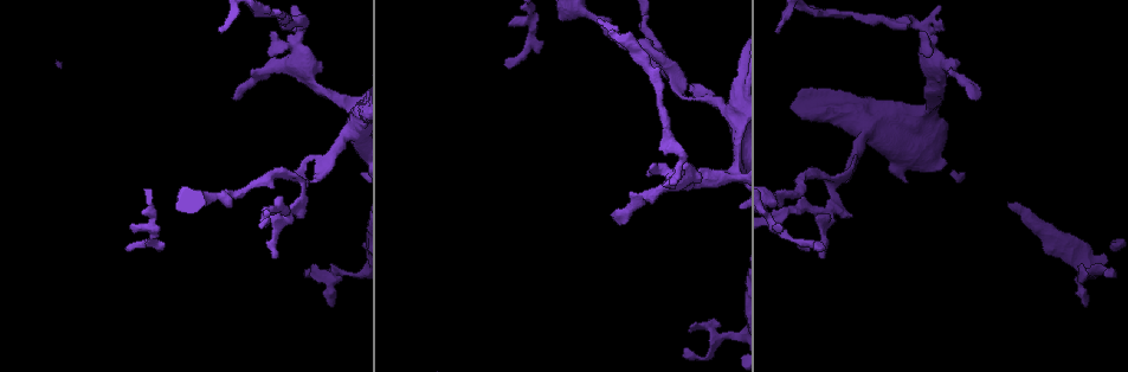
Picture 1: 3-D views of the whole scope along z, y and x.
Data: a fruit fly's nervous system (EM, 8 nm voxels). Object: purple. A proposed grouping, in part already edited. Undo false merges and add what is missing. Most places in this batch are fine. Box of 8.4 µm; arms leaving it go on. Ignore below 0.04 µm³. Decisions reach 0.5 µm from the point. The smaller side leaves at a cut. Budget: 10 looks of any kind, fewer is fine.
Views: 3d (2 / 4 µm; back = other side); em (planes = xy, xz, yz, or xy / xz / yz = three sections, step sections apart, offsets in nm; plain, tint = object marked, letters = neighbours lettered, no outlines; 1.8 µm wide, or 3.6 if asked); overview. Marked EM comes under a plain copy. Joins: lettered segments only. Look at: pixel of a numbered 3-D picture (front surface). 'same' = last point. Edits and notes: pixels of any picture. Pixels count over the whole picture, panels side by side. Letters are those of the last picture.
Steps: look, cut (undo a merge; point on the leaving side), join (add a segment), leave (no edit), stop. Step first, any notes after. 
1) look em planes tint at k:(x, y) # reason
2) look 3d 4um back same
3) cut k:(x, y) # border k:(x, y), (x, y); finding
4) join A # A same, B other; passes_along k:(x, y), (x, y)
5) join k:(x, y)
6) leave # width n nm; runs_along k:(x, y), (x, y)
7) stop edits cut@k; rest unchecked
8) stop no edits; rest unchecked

look em xy step 8 letters at 1:(330, 306) # free end

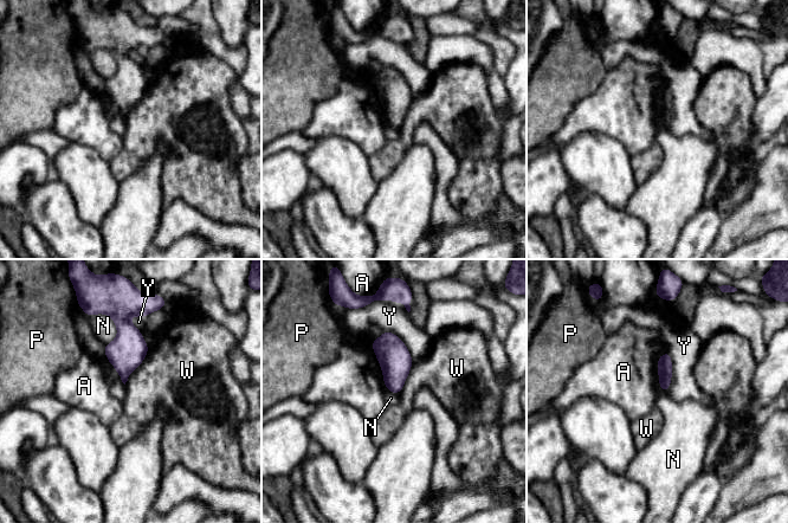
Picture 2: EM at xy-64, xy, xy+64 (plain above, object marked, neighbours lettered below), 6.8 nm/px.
leave # A other, N other, P other, W other, Y other; border 2:(104, 314), (116, 328), (107, 344); no lettered segment goes on from it

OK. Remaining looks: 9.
look em yz step 4 tint at 1:(916, 24) # abrupt turn

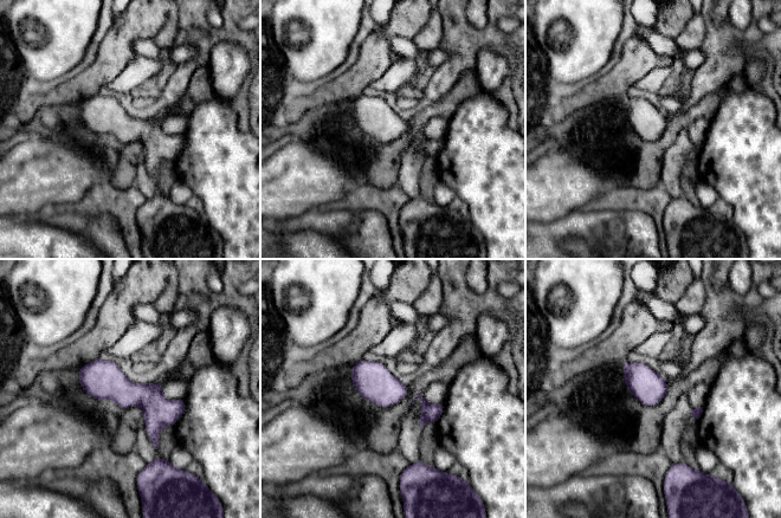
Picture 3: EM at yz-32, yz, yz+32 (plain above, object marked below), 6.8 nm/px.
look em yz step 4 letters same # what lies round it

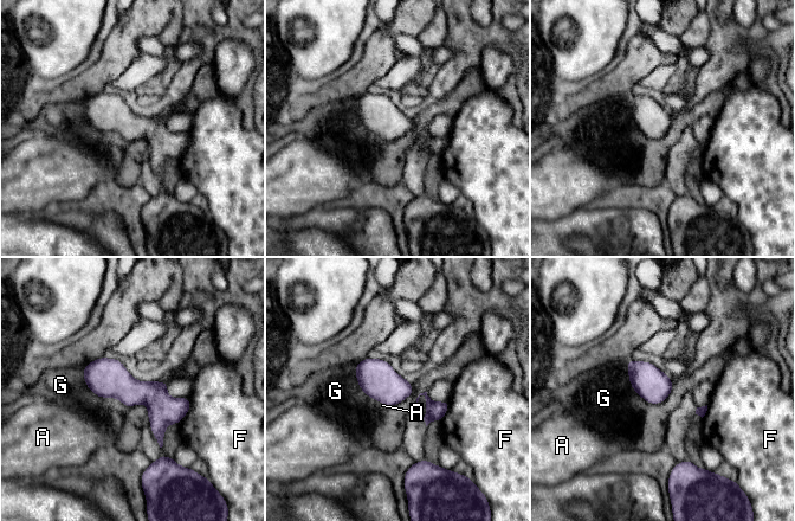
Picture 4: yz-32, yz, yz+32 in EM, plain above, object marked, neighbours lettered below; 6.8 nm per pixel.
leave # width 220 nm; A other, F other, G other; runs_along 4:(89, 366), (159, 411), (160, 439); continuous, no second cell

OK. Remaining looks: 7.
look 3d 4um at 1:(599, 19) # end of a long branch

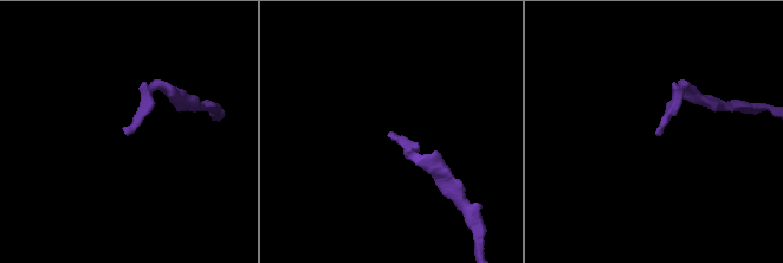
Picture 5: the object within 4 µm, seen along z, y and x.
look em planes letters at 5:(391, 133) # now the EM

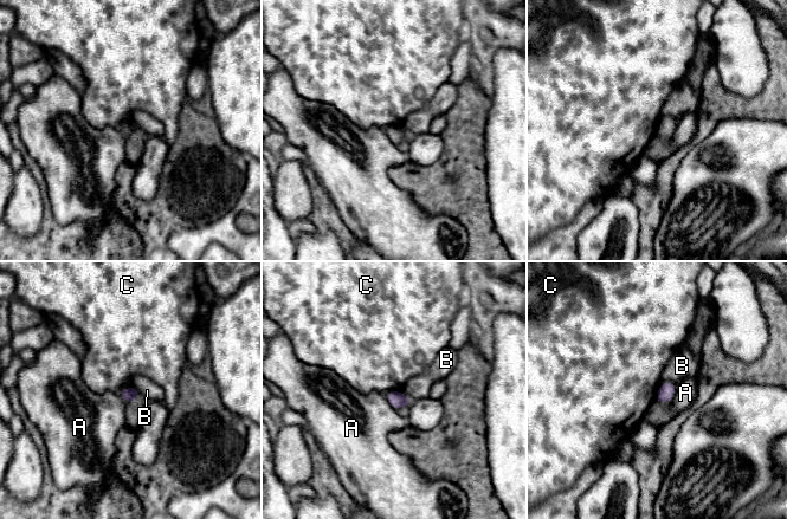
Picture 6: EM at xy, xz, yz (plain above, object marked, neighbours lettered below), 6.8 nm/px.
leave # longest_contact A 140 nm; A other, B other, C other; border 6:(662, 383), (656, 399); no lettered segment goes on from it

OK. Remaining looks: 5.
look em 3.6um xy step 8 tint at 1:(838, 184) # three-way junction

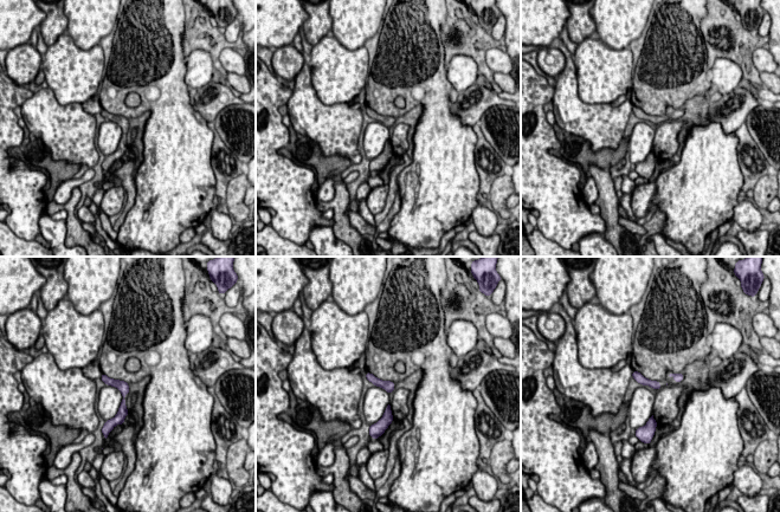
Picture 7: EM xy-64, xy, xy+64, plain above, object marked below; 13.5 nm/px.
look em 3.6um yz step 16 letters same # another direction

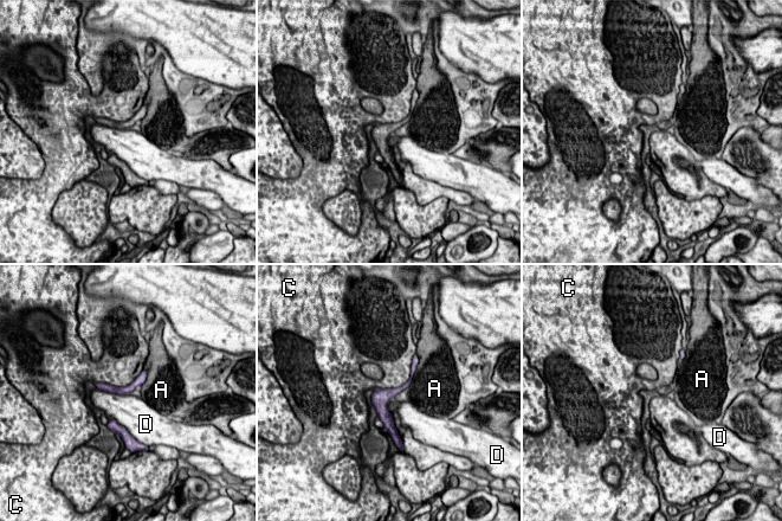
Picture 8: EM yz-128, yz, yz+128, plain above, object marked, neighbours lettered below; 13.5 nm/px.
leave # longest_contact D 440 nm; A other, C other, D other; all the same cell

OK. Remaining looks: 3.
stop no edits; rest unchecked

